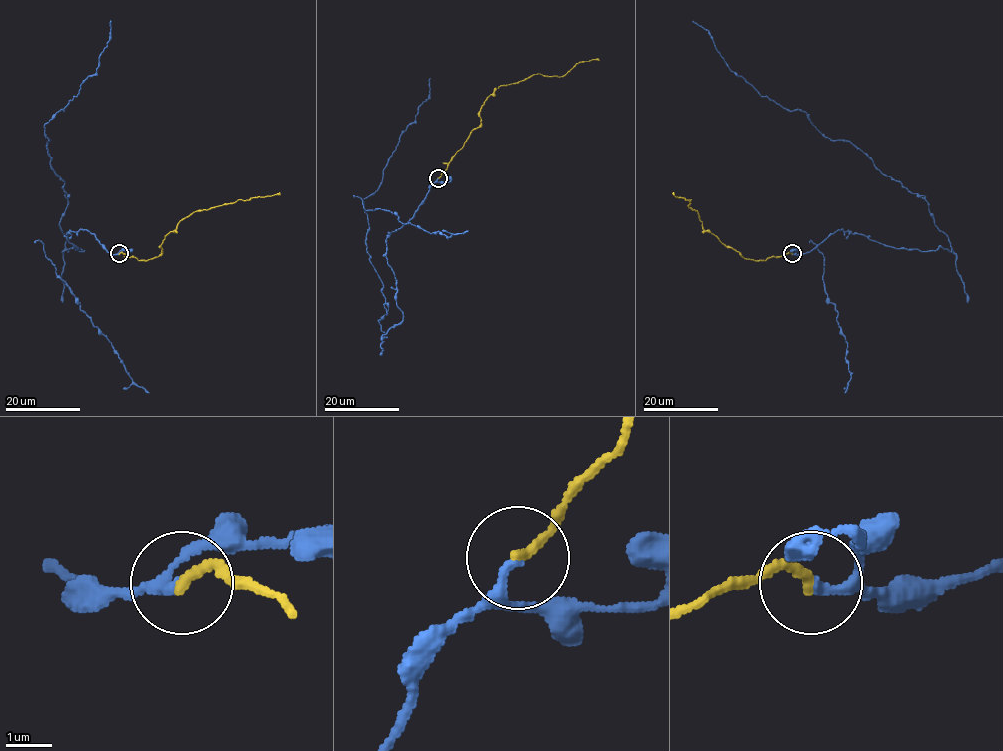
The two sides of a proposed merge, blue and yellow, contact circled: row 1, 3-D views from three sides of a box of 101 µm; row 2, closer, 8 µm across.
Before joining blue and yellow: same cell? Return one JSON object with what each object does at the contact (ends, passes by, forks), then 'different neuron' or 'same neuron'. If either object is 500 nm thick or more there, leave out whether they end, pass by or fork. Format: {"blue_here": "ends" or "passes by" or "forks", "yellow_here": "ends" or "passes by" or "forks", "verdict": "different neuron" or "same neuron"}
{"blue_here": "passes by", "yellow_here": "ends", "verdict": "same neuron"}

